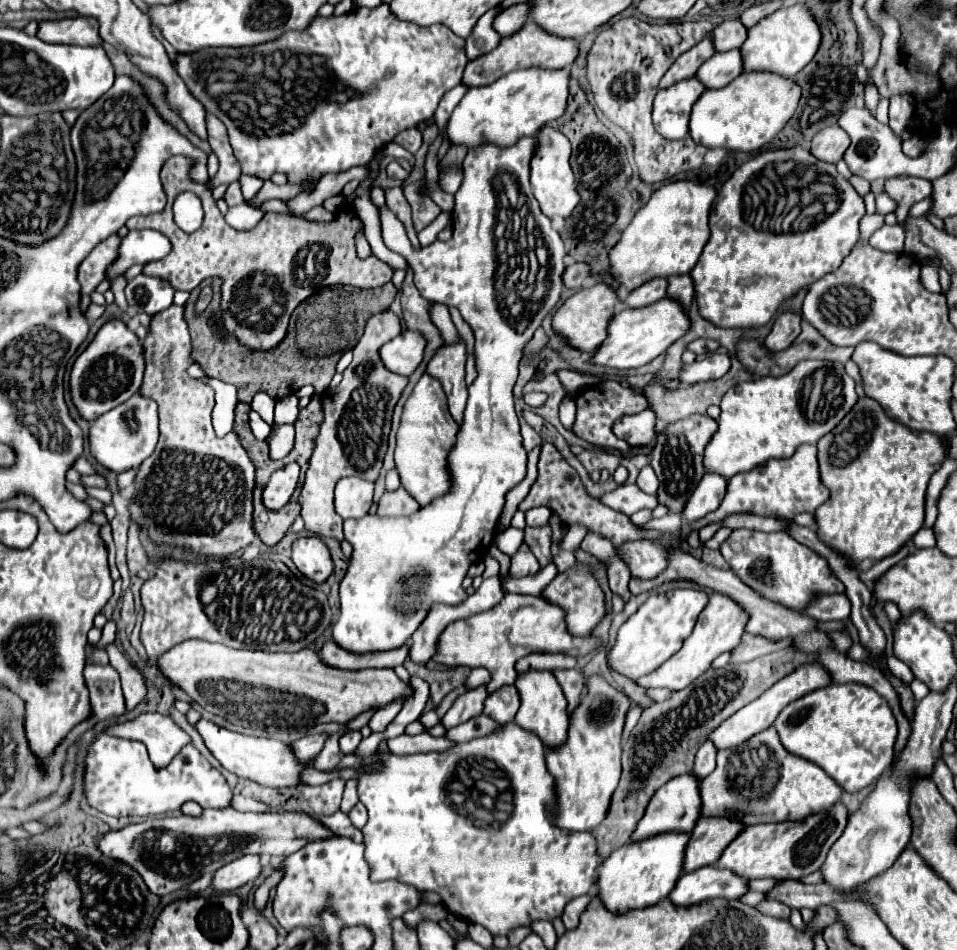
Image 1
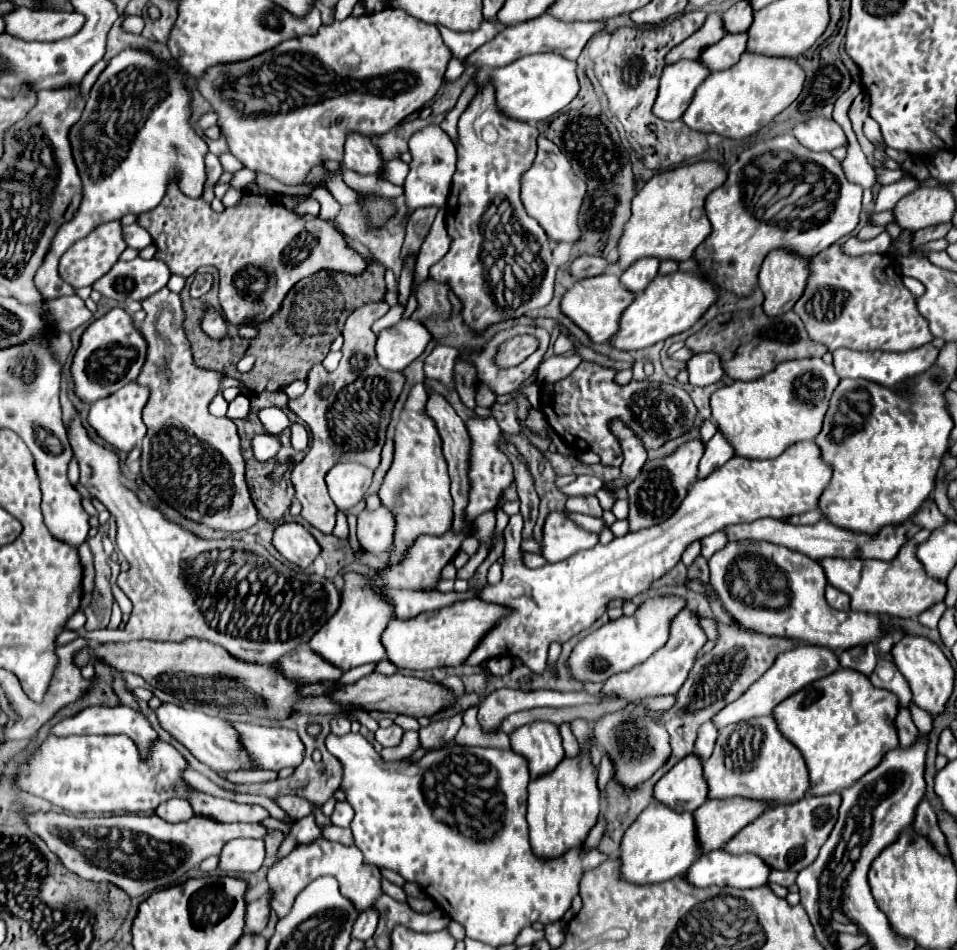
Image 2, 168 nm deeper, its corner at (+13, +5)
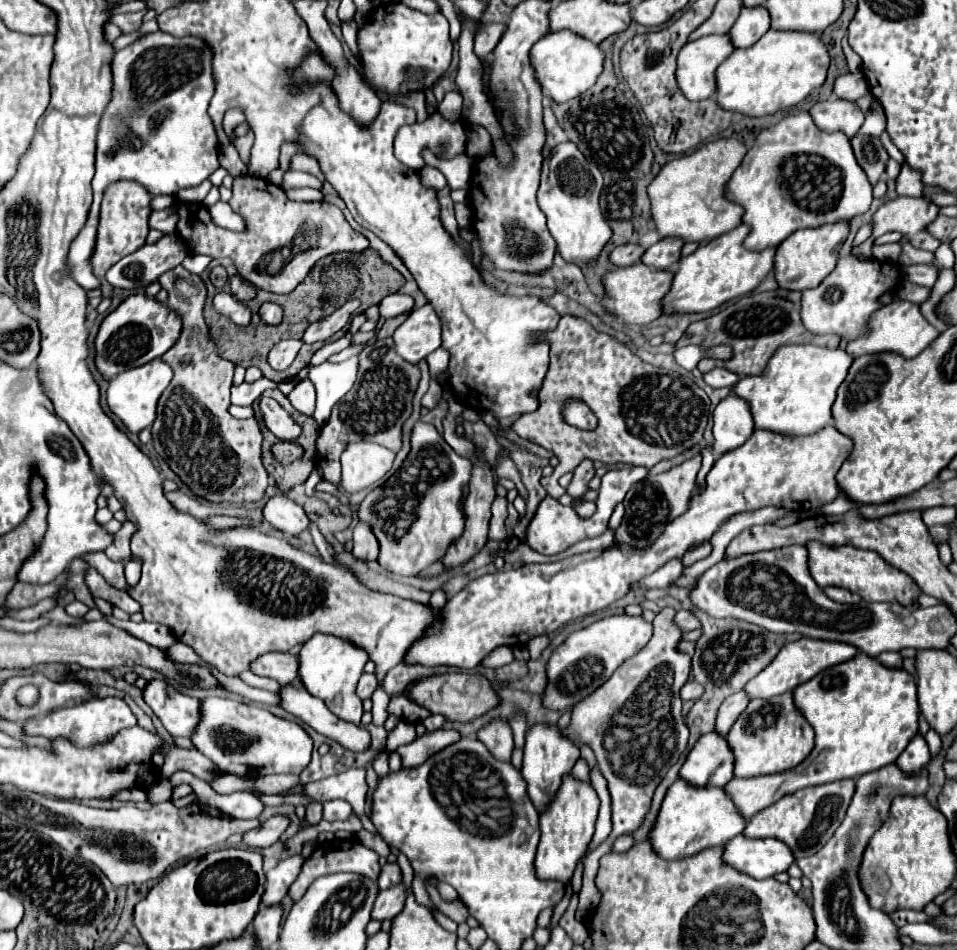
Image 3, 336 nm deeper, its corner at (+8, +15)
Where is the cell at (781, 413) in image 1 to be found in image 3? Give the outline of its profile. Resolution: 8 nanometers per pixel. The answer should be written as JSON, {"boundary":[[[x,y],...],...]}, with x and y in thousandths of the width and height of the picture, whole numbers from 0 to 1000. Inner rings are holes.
{"boundary":[[[852,362],[816,364],[804,379],[795,396],[776,396],[766,413],[785,425],[789,451],[843,459],[868,444],[868,427],[873,413],[883,400],[891,375],[879,366],[860,366]]]}

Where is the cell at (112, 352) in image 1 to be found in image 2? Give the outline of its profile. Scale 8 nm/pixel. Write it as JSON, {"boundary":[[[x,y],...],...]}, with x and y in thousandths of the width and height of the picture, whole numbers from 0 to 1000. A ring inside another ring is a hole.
{"boundary":[[[127,324],[115,326],[111,333],[98,337],[90,345],[84,364],[77,373],[73,392],[75,392],[79,417],[90,425],[117,417],[121,411],[142,400],[150,383],[150,375],[153,375],[153,358],[138,341],[138,335]]]}

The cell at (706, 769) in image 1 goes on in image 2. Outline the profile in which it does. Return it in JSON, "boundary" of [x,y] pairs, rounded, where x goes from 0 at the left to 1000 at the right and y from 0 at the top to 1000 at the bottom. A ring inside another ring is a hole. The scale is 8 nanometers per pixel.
{"boundary":[[[736,760],[729,768],[729,777],[727,777],[727,785],[725,785],[725,792],[727,796],[731,796],[731,800],[740,800],[744,789],[746,789],[746,781],[748,781],[748,775],[750,775],[750,768],[746,766],[744,760]]]}

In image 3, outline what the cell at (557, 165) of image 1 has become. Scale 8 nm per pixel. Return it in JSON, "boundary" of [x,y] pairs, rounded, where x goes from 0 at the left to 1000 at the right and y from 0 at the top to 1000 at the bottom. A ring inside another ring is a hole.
{"boundary":[[[599,149],[580,154],[575,166],[566,172],[561,213],[572,227],[572,240],[582,255],[582,265],[592,276],[620,278],[641,246],[626,219],[628,198],[630,185],[626,177],[613,173],[611,164]]]}

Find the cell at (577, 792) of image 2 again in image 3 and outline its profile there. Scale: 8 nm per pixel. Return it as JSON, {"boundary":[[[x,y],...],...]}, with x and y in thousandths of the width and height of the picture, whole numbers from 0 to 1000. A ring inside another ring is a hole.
{"boundary":[[[592,815],[588,819],[586,832],[572,851],[574,853],[563,859],[565,886],[559,901],[559,918],[565,926],[582,926],[592,931],[603,914],[603,907],[613,899],[613,893],[618,888],[626,855],[626,840],[618,825],[609,825]]]}

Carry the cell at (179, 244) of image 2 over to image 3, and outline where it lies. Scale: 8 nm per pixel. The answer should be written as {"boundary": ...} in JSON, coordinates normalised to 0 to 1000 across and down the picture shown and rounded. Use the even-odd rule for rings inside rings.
{"boundary":[[[246,187],[243,208],[239,211],[239,215],[258,232],[256,246],[227,240],[218,232],[218,225],[214,221],[204,223],[204,219],[200,217],[187,219],[187,211],[183,211],[185,225],[189,225],[185,244],[195,257],[200,257],[200,265],[216,267],[223,272],[241,272],[252,293],[285,309],[302,309],[304,305],[308,305],[308,301],[317,297],[317,293],[323,288],[333,272],[348,265],[377,265],[386,259],[386,253],[365,238],[352,217],[340,211],[304,213],[292,196],[275,187]]]}

